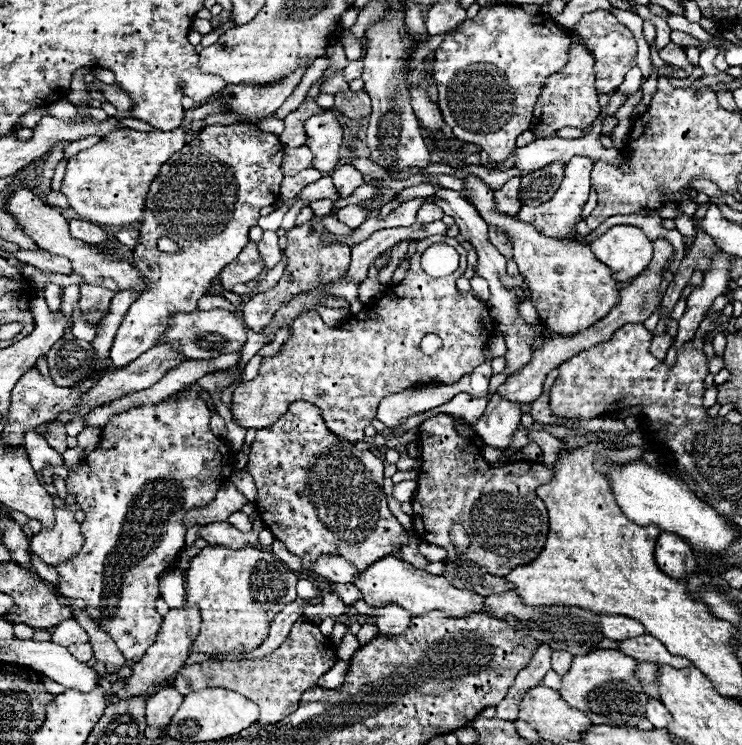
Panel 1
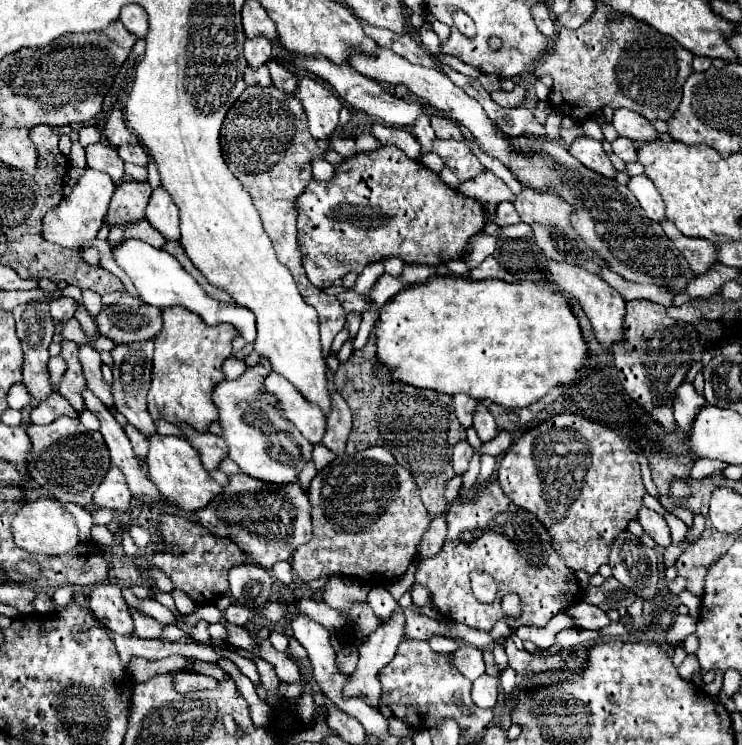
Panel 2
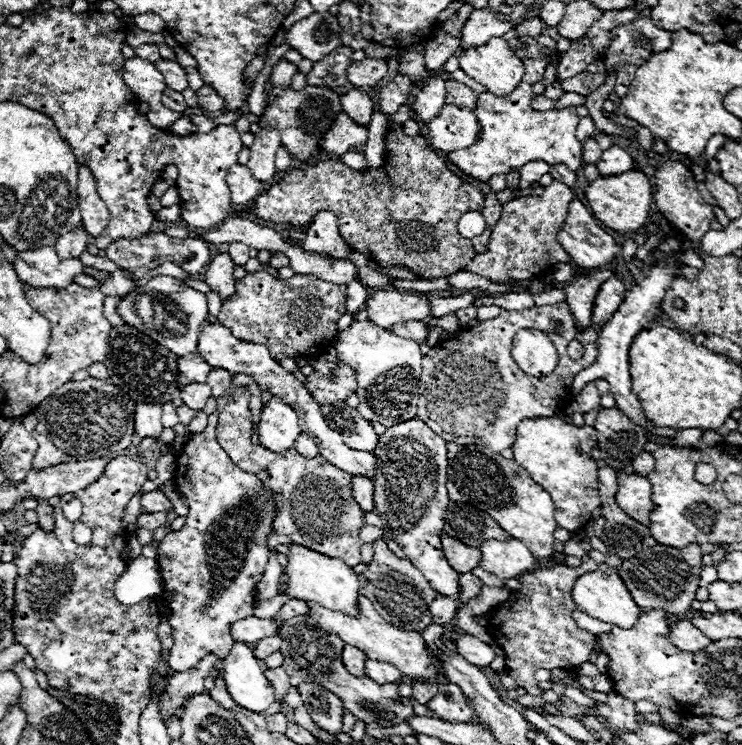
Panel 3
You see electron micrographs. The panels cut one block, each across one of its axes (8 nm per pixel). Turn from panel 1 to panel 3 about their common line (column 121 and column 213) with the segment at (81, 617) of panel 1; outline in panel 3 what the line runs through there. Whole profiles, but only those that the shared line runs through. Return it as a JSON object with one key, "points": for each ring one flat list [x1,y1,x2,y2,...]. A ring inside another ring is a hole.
{"points":[[210,654,204,656,196,668,190,668,184,674,176,674,168,680,168,684,164,686,164,692,160,694,160,704,162,704,162,720,172,718,174,714,178,714,178,710,182,708,182,704,186,702,186,698,202,694,204,688,204,680,210,676,210,670,214,668,214,664,220,658]]}

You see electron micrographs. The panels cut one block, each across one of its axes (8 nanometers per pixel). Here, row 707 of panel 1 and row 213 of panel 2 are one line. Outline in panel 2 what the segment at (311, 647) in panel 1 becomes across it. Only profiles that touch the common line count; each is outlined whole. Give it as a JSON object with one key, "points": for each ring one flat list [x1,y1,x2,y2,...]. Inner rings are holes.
{"points":[[246,86,222,122,220,148,226,158,226,166,250,192,254,208,260,210,264,232,270,236,278,260,292,272,304,302,316,308,320,318,320,340,324,356,328,356,334,336,346,324,346,314,336,296,324,294,324,290,316,288,306,278,296,230,296,198,312,180,310,162,314,158,324,158,326,152,332,150,330,140,318,140,308,134,304,108,294,94,276,90,276,86]]}

